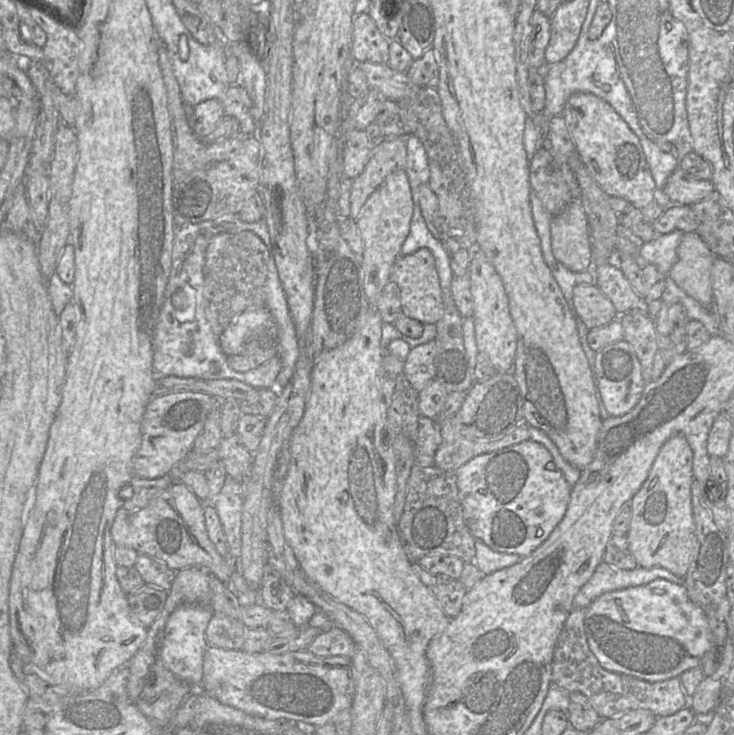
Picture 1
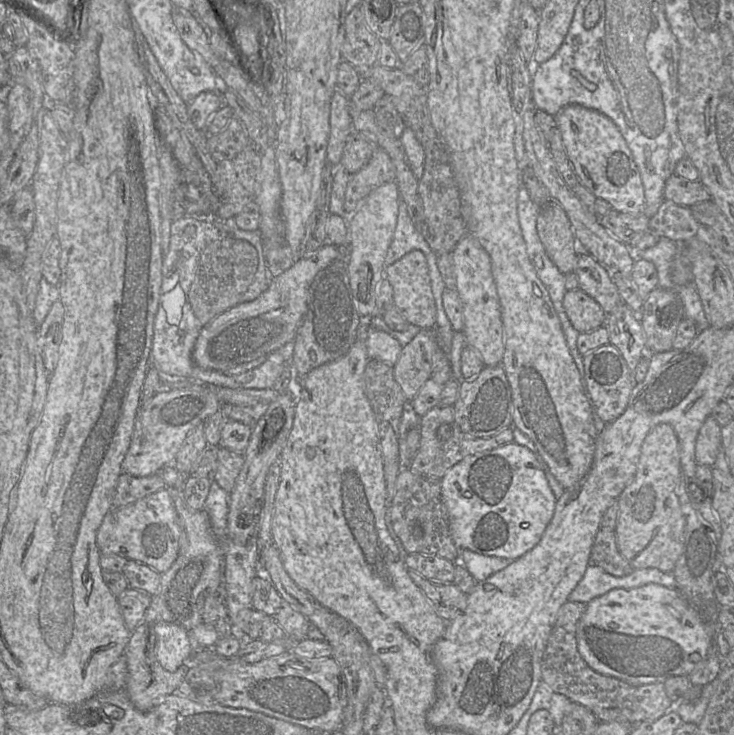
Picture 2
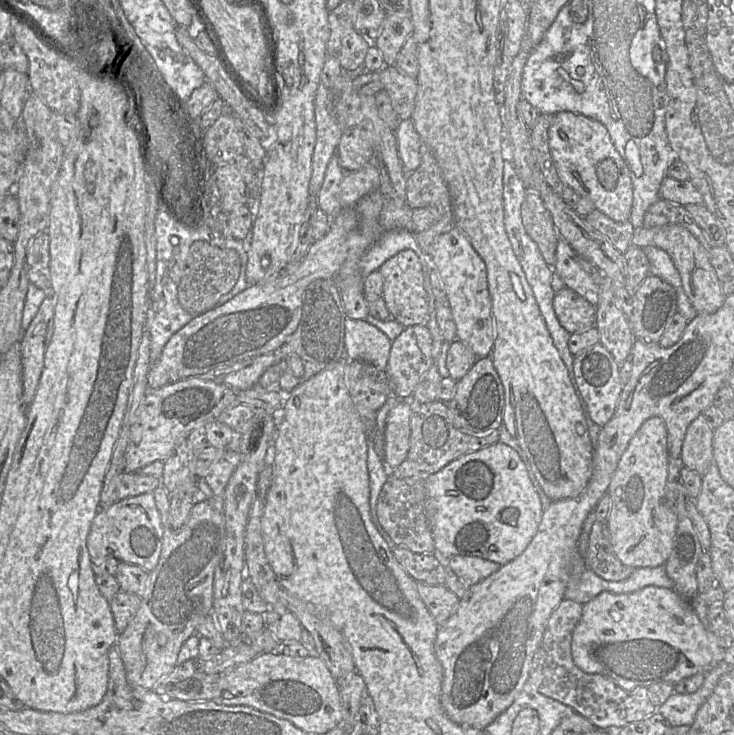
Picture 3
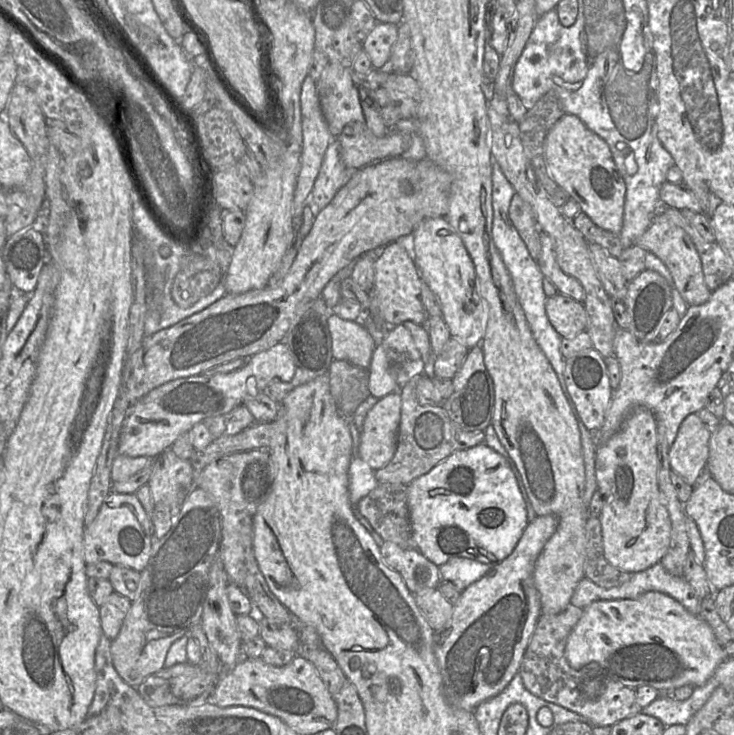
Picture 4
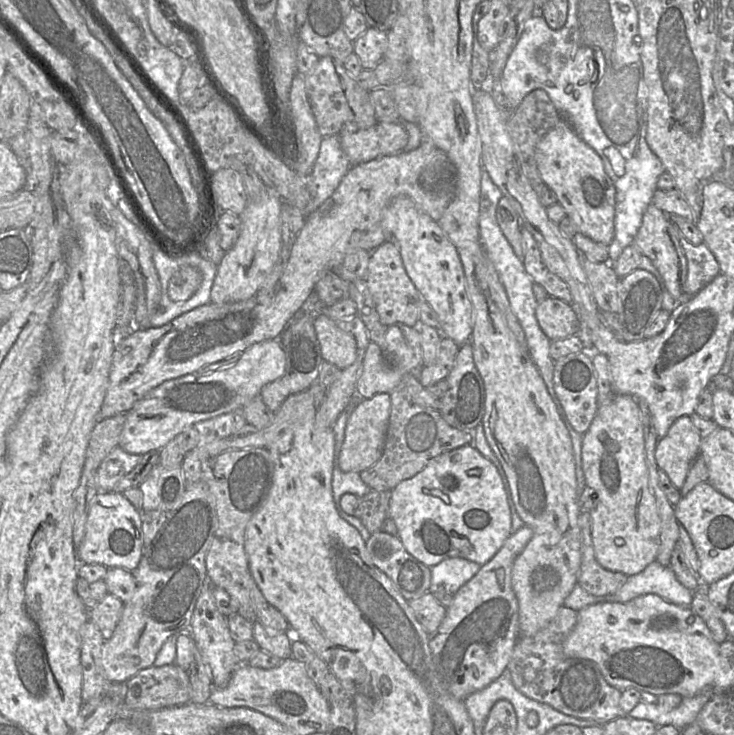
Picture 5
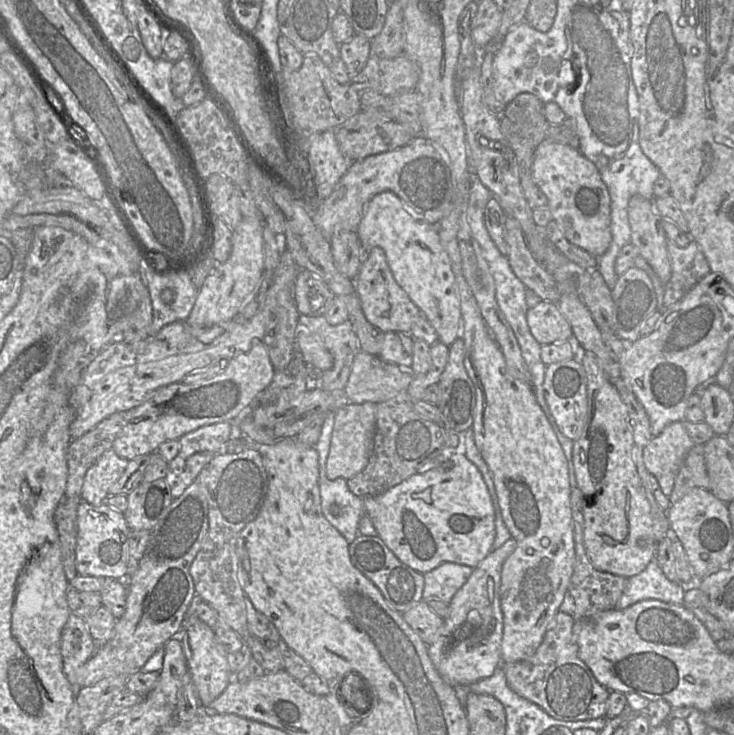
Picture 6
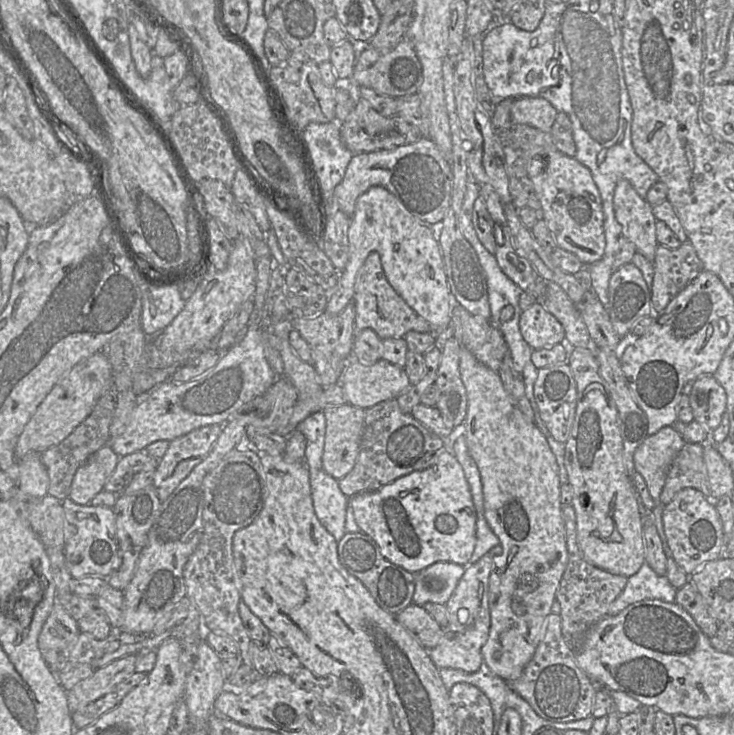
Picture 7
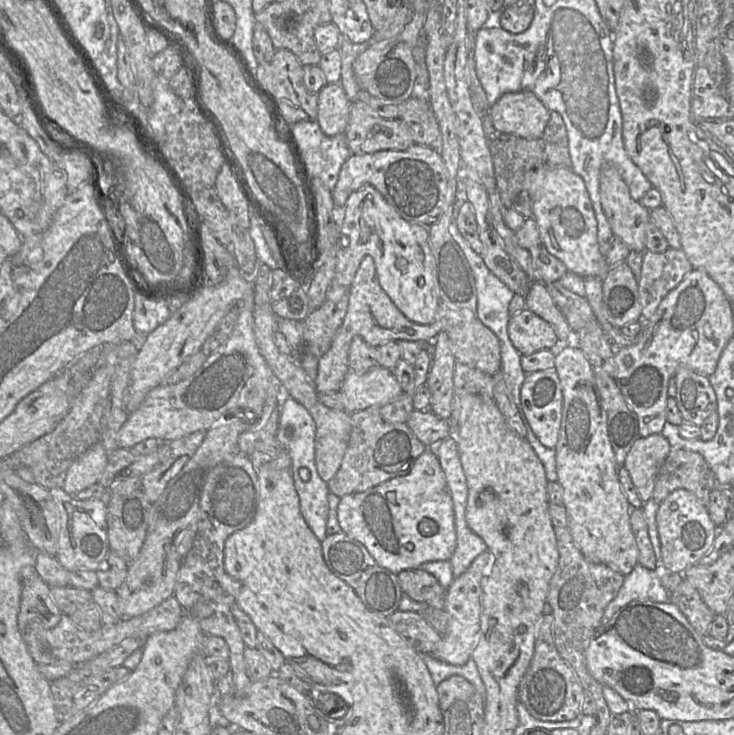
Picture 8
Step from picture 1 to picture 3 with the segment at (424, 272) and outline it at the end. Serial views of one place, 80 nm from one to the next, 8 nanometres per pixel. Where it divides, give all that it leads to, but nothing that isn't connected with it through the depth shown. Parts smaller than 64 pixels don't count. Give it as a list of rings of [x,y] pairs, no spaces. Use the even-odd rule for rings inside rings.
[[[403,250],[388,259],[378,271],[383,277],[382,299],[392,320],[405,327],[426,326],[430,319],[430,302],[425,289],[425,274],[420,257],[413,250]]]

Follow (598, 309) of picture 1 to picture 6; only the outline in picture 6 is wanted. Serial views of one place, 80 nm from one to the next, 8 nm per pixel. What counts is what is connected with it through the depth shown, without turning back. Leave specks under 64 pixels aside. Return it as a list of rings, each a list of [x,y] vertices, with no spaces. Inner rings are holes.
[[[541,301],[527,312],[527,324],[532,336],[544,346],[572,338],[572,328],[556,302]]]

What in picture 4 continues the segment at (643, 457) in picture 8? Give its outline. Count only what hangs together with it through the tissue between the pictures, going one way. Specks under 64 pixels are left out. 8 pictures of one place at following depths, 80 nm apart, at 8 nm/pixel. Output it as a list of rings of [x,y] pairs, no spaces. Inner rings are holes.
[[[698,414],[687,416],[679,427],[669,450],[669,463],[672,472],[688,484],[694,484],[707,467],[711,435]]]

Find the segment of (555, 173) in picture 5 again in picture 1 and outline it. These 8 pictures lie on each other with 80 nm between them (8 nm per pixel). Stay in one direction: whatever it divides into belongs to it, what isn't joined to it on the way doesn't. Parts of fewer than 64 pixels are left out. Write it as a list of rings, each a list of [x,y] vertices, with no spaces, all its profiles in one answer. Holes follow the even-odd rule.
[[[576,92],[561,116],[588,173],[606,194],[623,198],[636,209],[655,199],[667,199],[664,191],[656,188],[639,138],[608,102],[591,93]]]

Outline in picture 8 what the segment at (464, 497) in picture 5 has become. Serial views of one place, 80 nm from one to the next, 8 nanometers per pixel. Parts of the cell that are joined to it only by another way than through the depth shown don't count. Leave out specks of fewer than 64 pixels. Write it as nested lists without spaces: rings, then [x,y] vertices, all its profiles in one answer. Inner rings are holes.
[[[427,450],[423,455],[421,455],[405,475],[401,475],[393,479],[387,480],[386,482],[370,488],[366,491],[353,493],[342,497],[337,506],[337,520],[341,532],[345,533],[350,538],[353,538],[362,543],[379,566],[395,574],[398,574],[401,571],[411,569],[420,570],[418,569],[419,566],[426,562],[447,560],[449,561],[456,548],[457,535],[455,530],[455,516],[452,497],[448,489],[446,477],[441,468],[439,459],[431,450]]]

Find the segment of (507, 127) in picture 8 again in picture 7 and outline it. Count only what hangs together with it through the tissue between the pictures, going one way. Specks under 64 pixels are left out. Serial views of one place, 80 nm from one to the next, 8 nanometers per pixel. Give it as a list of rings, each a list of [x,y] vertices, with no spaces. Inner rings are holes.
[[[518,97],[513,99],[510,109],[511,120],[549,132],[559,112],[542,98]]]

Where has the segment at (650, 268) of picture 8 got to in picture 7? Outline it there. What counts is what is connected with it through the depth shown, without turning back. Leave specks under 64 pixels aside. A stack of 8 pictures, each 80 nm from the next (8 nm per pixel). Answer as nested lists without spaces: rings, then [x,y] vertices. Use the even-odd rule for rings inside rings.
[[[683,242],[675,249],[659,245],[652,265],[652,315],[663,310],[672,298],[703,271],[702,262],[690,242]]]

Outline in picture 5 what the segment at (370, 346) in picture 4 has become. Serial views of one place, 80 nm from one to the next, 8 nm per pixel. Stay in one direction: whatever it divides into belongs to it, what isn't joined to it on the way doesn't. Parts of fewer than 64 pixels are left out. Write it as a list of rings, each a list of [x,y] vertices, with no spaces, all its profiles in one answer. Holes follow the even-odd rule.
[[[326,314],[316,315],[314,326],[320,345],[321,355],[325,362],[344,369],[356,361],[358,356],[357,342],[351,333],[343,330],[339,323],[331,319]]]

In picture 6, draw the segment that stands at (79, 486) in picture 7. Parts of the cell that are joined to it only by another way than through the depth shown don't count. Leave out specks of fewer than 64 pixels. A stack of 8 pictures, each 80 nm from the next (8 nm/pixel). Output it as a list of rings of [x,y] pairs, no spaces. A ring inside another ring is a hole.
[[[113,449],[105,451],[85,474],[81,500],[92,505],[102,504],[128,463],[129,460],[118,456]]]

